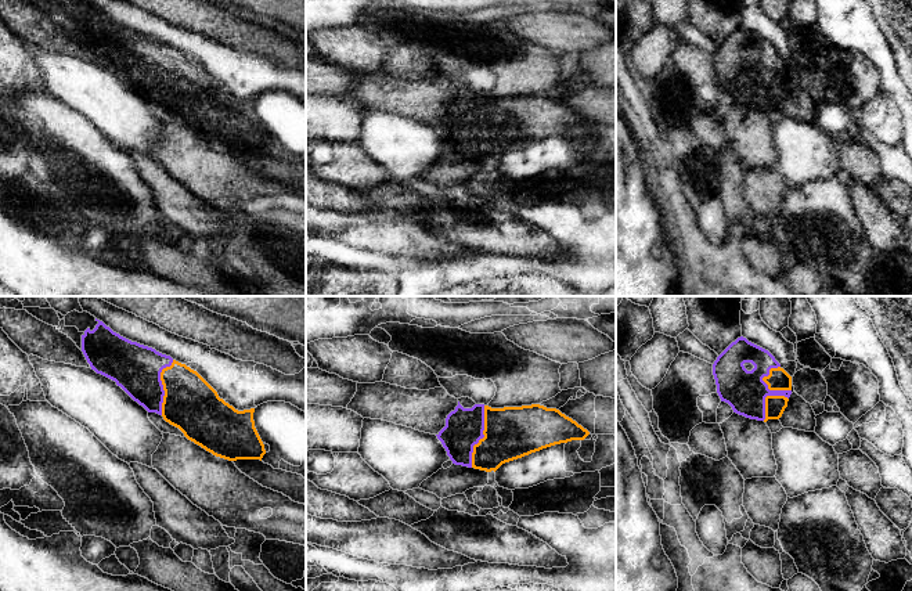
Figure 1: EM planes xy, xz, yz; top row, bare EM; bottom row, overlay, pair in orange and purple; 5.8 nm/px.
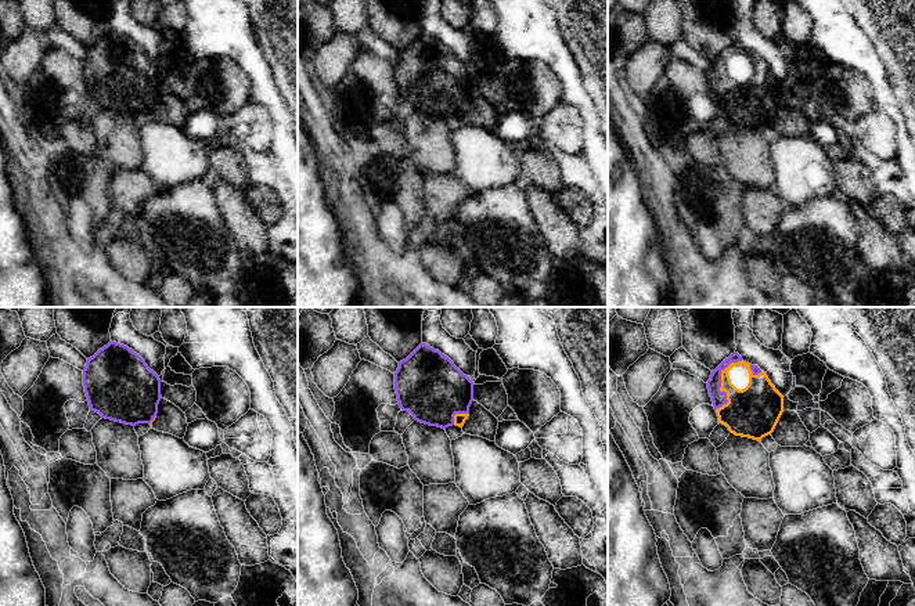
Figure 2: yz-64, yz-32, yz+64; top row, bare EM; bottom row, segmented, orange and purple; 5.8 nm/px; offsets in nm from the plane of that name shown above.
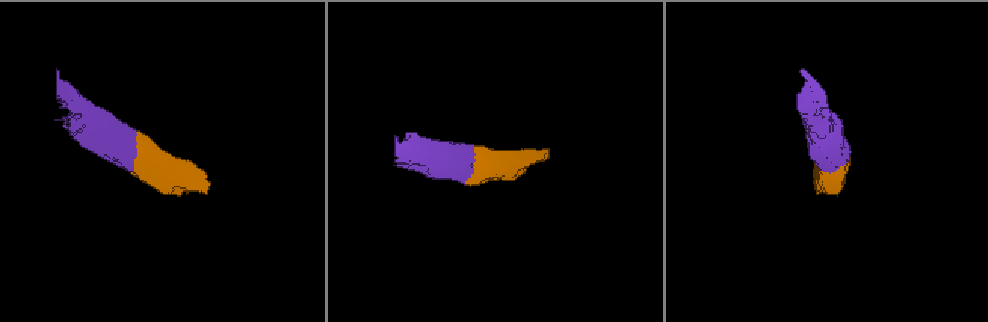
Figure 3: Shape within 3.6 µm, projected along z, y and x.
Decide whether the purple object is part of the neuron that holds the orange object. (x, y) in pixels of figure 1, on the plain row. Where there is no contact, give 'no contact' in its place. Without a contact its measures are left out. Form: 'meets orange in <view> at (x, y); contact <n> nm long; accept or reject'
meets orange in xz at (485, 126); contact 360 nm long; accept

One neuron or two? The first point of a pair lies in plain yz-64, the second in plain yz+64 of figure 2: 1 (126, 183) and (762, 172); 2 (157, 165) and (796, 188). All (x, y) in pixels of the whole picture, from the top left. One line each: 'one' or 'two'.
1: two
2: one

